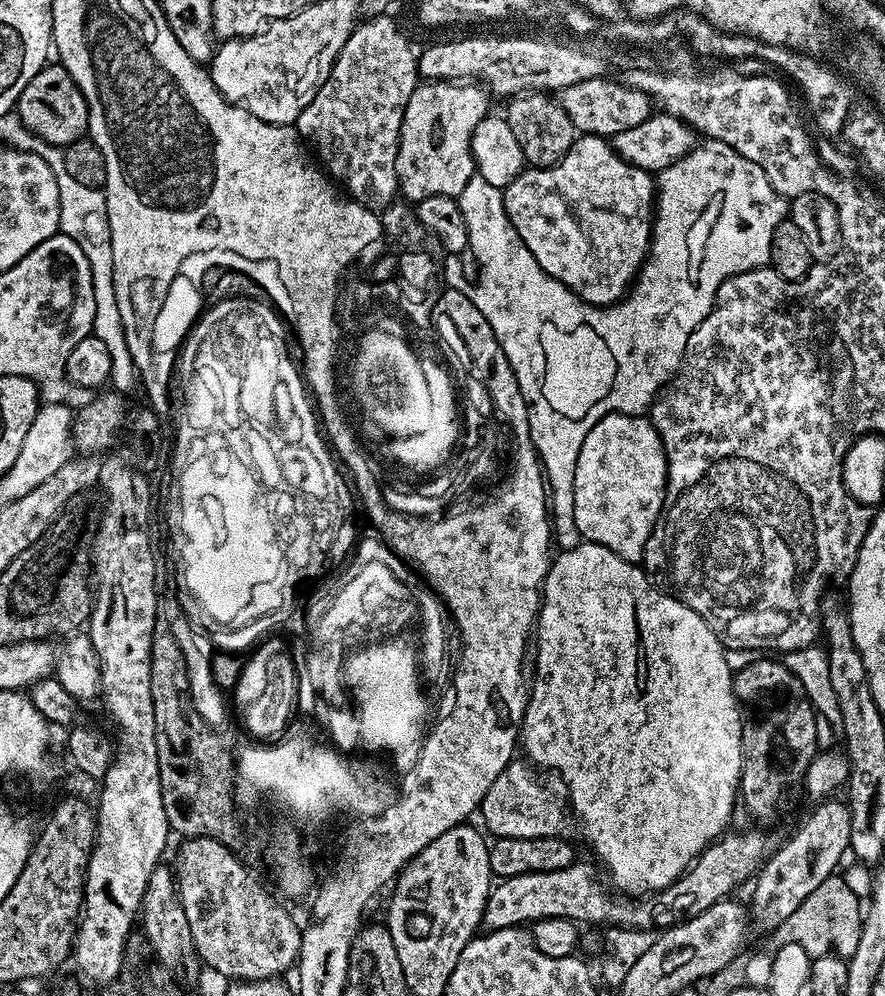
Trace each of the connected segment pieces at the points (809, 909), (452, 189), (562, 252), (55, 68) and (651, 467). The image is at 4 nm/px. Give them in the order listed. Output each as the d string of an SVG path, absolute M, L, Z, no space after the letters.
M833 874L804 902L798 910L786 921L782 922L770 938L773 945L779 946L786 943L797 943L806 950L811 958L827 956L833 952L836 956L847 958L858 950L858 938L860 937L860 925L862 923L862 900L850 890L850 886L844 881L843 875Z
M472 82L417 83L402 122L396 159L396 186L405 201L417 202L434 195L456 198L462 194L472 176L477 175L469 137L480 120L489 115L488 100L489 93Z
M580 134L575 137L565 157L552 168L525 167L502 191L506 214L509 216L514 230L518 232L519 238L522 238L522 242L525 243L526 250L529 251L532 258L537 260L538 266L541 267L545 274L549 275L550 278L557 279L563 286L568 287L579 300L584 301L586 304L597 306L617 304L619 300L623 300L628 295L636 277L640 275L640 267L644 264L644 259L648 257L652 247L652 217L654 215L654 201L656 198L653 173L626 162L615 152L611 143L605 137Z
M49 62L30 82L26 82L26 90L16 100L15 114L22 120L22 126L30 130L38 138L57 146L72 144L75 140L85 139L88 131L88 107L82 90L70 78L64 65Z
M611 412L586 434L582 450L578 450L578 466L574 466L574 522L587 543L606 546L618 558L639 565L644 559L644 547L654 530L660 509L664 506L664 490L668 479L668 458L664 444L647 415L627 416Z

